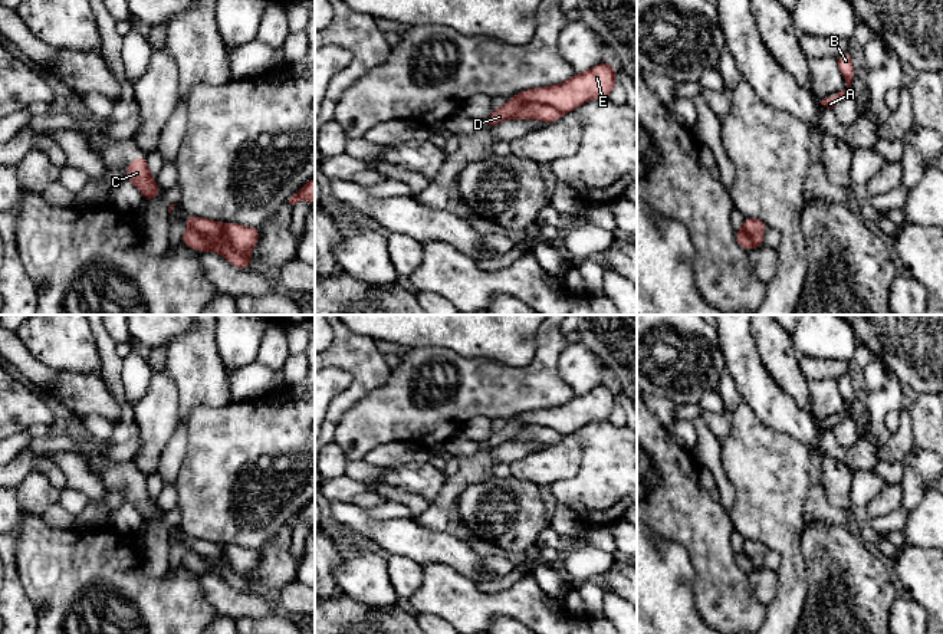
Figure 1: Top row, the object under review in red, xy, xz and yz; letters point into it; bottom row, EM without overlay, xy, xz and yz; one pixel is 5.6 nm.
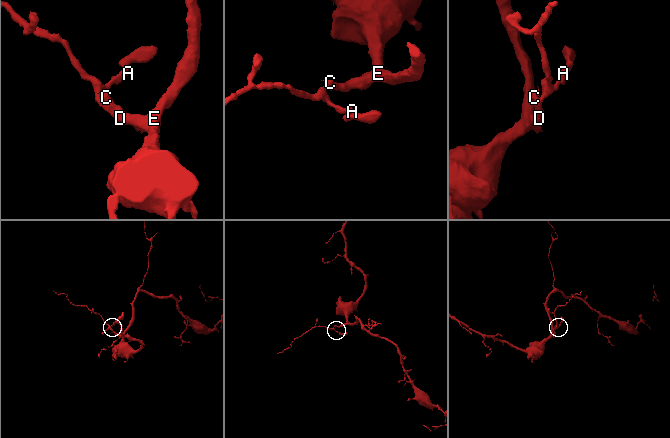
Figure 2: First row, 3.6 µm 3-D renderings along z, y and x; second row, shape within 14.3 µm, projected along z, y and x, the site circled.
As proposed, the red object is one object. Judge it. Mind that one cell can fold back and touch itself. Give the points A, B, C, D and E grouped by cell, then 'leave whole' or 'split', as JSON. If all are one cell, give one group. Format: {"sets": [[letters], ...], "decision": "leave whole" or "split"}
{"sets": [["A", "B", "D", "E"], ["C"]], "decision": "split"}

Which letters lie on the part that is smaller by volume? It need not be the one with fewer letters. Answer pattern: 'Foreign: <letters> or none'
Foreign: C

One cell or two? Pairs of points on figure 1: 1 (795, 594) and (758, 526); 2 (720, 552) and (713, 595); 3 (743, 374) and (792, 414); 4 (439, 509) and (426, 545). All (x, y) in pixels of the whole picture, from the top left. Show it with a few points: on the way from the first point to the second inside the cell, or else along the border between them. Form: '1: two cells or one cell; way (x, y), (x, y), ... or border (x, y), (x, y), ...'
1: one cell; way (792, 577), (791, 555), (775, 539)
2: one cell; way (716, 562), (716, 585)
3: one cell; way (755, 386), (781, 411)
4: two cells; border (417, 519), (423, 526), (444, 531)

